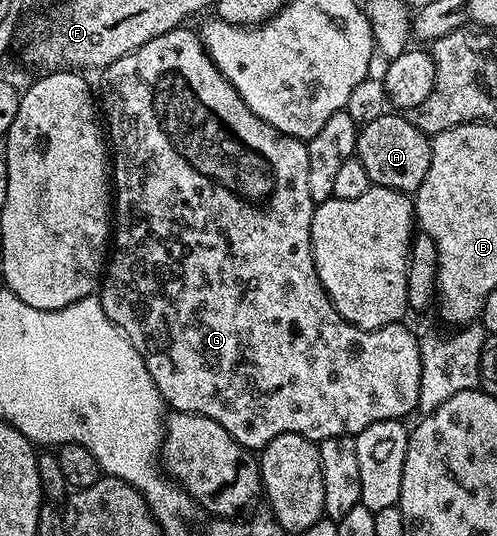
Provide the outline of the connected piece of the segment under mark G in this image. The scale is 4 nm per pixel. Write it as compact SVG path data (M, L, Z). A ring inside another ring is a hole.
M189 26L176 28L167 34L159 34L159 38L151 38L151 42L143 42L143 46L139 46L139 50L135 50L131 54L127 54L123 58L108 64L100 73L100 76L99 108L103 113L104 127L107 129L107 144L111 149L111 188L115 193L115 223L111 228L111 255L108 257L107 267L104 269L99 281L99 299L107 318L117 327L117 331L125 333L125 337L131 342L131 346L135 346L135 350L139 350L139 354L143 358L143 362L147 366L147 370L151 374L151 378L166 405L173 412L190 412L196 416L206 416L215 422L219 422L219 426L223 426L223 430L227 430L227 434L231 434L231 438L235 438L244 448L250 450L265 448L267 442L271 442L271 438L279 438L279 434L299 434L309 440L318 442L332 436L356 437L358 432L367 430L367 426L371 426L375 422L401 420L405 418L409 411L414 411L418 407L420 396L420 346L418 344L418 333L415 334L411 329L404 328L406 325L401 322L388 324L375 330L356 328L355 325L348 324L339 314L339 310L335 310L331 298L325 292L324 286L319 282L319 274L315 270L313 247L311 246L311 218L313 217L315 205L311 198L311 190L307 190L306 141L296 140L293 136L275 130L275 126L263 122L263 118L259 118L253 113L247 106L247 102L243 102L243 98L239 98L235 86L231 86L231 82L227 82L227 78L223 78L223 74L215 66L215 62L206 52L204 44L201 43L200 35L194 29L192 32Z

